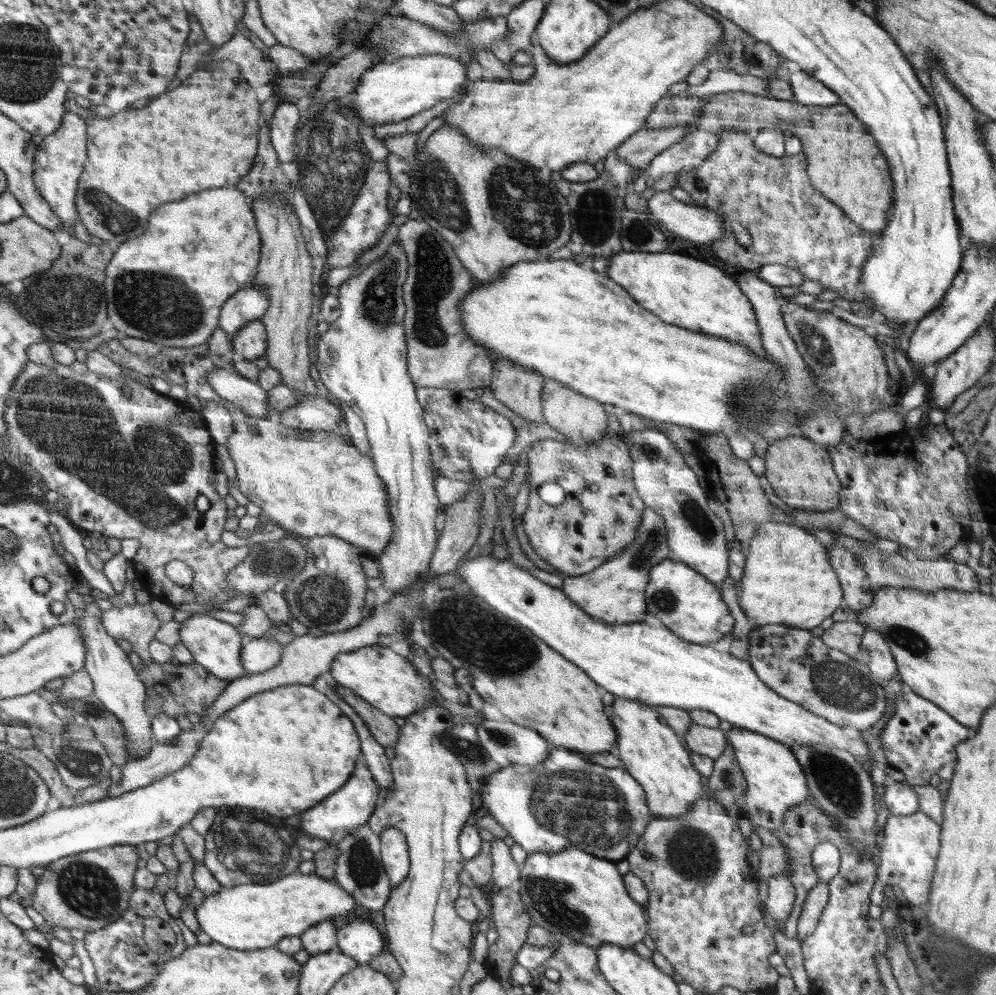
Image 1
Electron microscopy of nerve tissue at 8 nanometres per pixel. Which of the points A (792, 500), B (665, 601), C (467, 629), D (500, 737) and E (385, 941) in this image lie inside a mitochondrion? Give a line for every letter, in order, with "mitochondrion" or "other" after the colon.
A: other
B: mitochondrion
C: mitochondrion
D: mitochondrion
E: other

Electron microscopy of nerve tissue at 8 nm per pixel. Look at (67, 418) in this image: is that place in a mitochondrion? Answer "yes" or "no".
yes

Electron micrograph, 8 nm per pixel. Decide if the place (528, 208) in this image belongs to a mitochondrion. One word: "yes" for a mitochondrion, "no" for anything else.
yes

